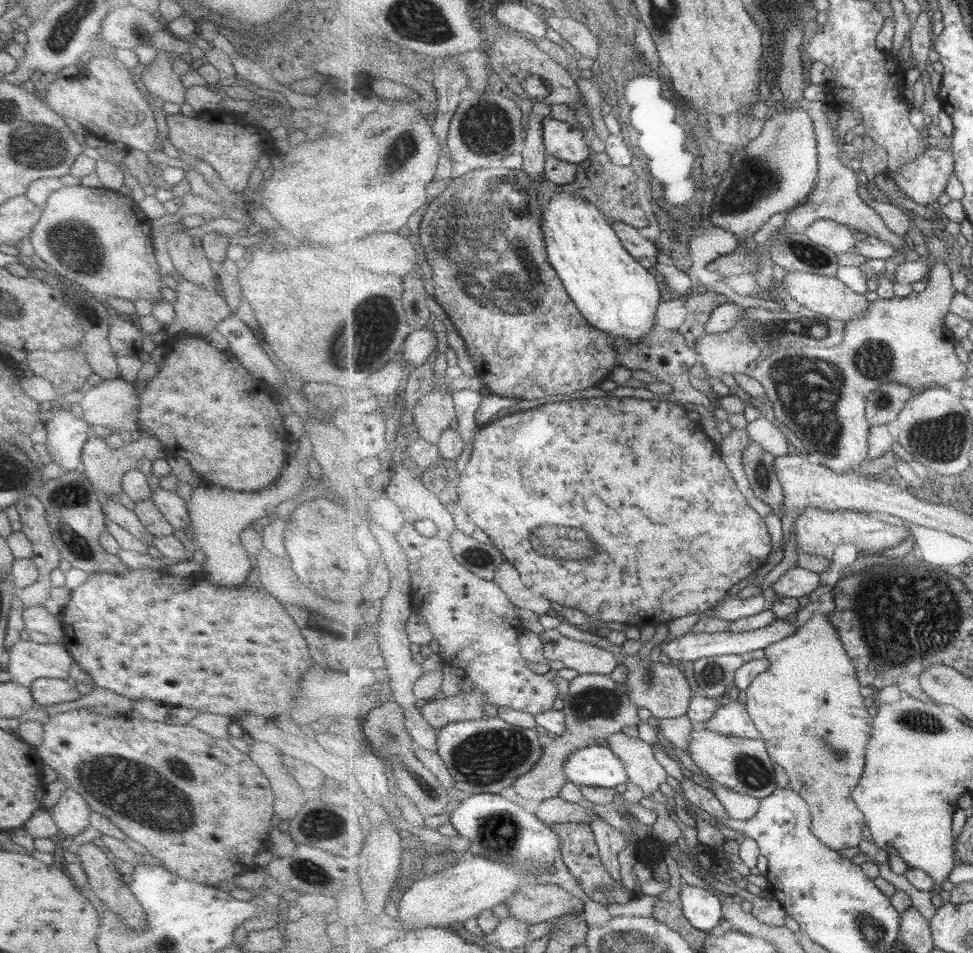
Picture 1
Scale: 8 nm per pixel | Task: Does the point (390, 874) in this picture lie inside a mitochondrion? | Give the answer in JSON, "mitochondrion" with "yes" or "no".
{"mitochondrion":"no"}

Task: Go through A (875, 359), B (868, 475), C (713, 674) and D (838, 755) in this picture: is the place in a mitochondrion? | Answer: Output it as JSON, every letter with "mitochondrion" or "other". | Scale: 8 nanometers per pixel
{"A":"mitochondrion","B":"other","C":"mitochondrion","D":"mitochondrion"}

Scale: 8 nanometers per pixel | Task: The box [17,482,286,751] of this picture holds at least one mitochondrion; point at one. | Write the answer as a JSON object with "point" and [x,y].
{"point":[82,549]}

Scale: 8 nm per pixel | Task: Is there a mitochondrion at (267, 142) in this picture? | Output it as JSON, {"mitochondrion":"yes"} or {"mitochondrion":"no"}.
{"mitochondrion":"no"}

